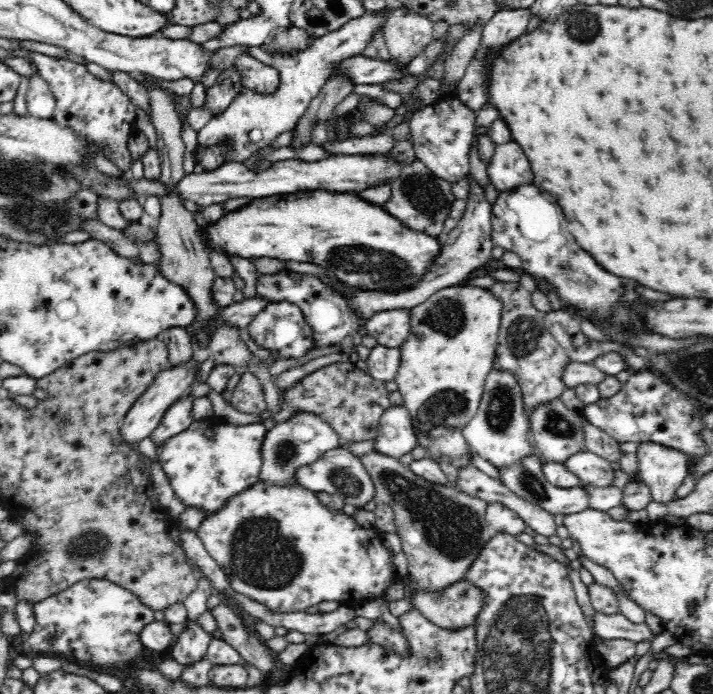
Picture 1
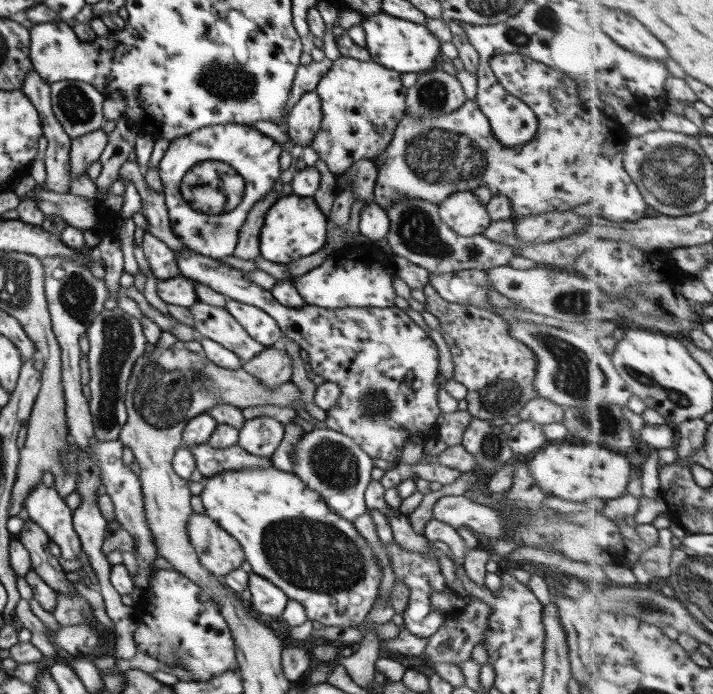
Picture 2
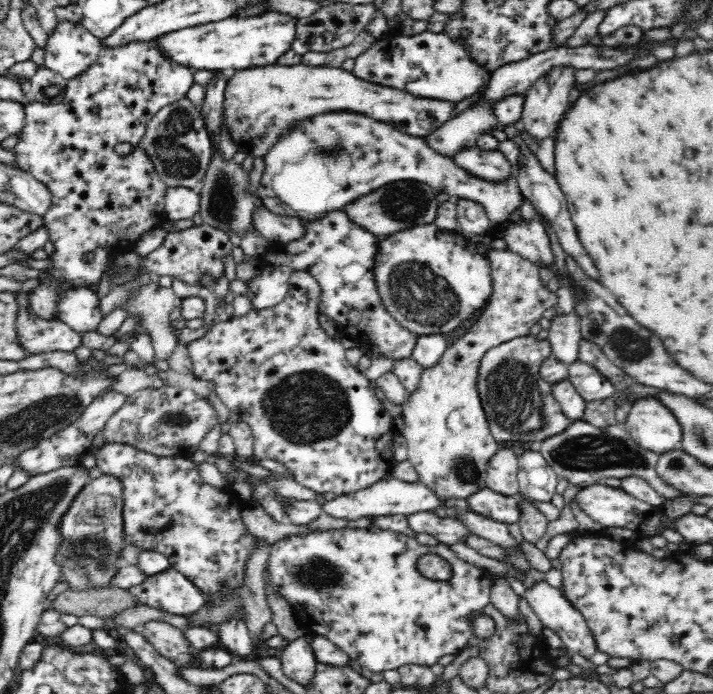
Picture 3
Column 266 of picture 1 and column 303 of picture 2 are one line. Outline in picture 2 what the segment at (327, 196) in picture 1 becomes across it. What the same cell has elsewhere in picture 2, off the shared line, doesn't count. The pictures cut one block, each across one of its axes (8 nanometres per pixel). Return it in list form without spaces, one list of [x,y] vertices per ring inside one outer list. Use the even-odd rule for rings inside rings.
[[[285,194],[268,209],[260,231],[260,254],[273,263],[286,264],[310,256],[324,246],[327,217],[313,197]]]

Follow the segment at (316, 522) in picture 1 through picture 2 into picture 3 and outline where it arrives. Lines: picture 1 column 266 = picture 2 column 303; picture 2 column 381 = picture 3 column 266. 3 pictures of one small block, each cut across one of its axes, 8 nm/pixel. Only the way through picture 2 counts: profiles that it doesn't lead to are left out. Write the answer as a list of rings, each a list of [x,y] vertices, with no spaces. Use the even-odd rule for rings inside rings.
[[[378,522],[360,530],[345,527],[324,532],[316,530],[306,536],[290,536],[270,545],[270,551],[265,580],[290,602],[298,623],[309,634],[330,640],[372,673],[397,669],[405,664],[430,667],[441,656],[461,653],[473,638],[471,617],[491,602],[494,579],[484,569],[460,560],[448,545],[422,545],[411,536],[382,530]],[[424,554],[436,554],[450,563],[452,578],[430,580],[422,576],[416,569],[416,562]]]

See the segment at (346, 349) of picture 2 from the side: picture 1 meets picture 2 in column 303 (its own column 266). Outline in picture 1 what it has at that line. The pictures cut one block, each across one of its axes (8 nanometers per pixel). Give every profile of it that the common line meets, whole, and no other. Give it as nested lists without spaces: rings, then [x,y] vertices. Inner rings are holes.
[[[286,300],[269,302],[268,306],[261,310],[248,324],[246,331],[260,348],[268,349],[270,354],[275,354],[275,361],[278,358],[300,358],[300,356],[315,349],[313,330],[305,321],[301,308]]]

